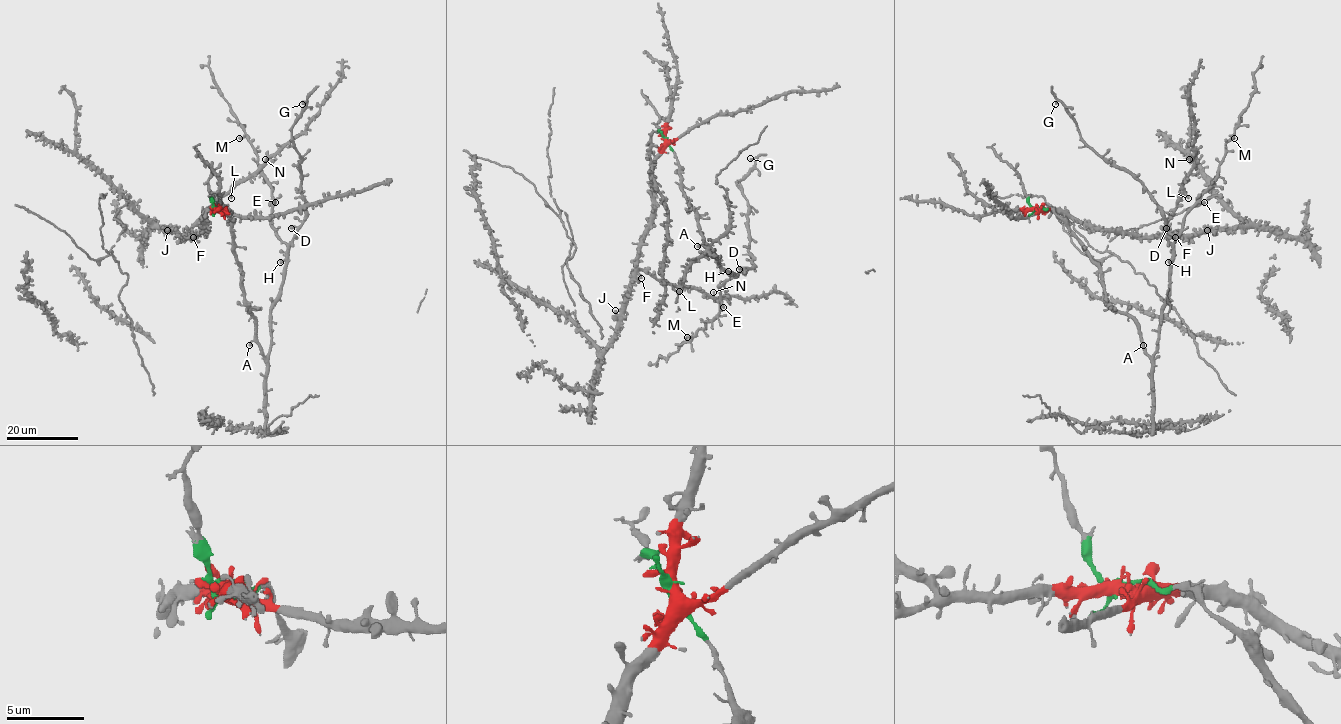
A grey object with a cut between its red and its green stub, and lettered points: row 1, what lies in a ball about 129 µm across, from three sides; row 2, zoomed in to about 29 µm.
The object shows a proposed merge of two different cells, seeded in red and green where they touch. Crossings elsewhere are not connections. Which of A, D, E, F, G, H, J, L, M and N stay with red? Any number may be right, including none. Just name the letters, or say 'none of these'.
F, J, L, N

